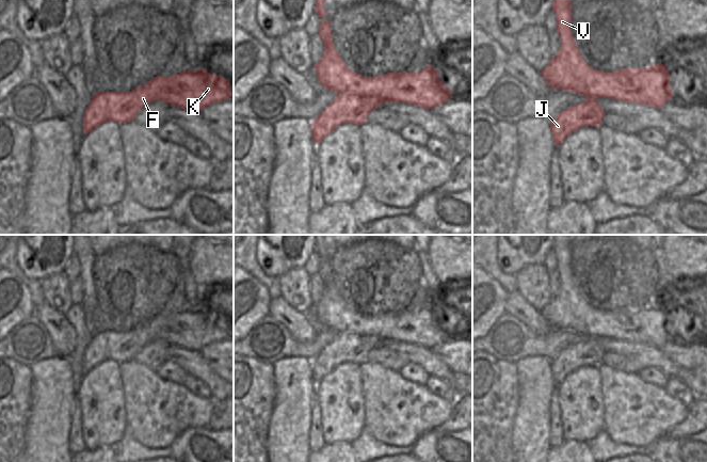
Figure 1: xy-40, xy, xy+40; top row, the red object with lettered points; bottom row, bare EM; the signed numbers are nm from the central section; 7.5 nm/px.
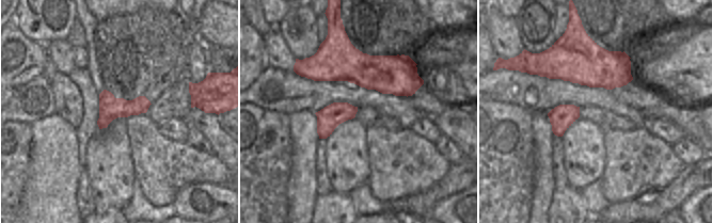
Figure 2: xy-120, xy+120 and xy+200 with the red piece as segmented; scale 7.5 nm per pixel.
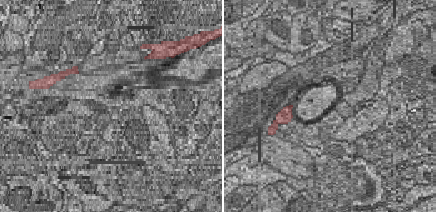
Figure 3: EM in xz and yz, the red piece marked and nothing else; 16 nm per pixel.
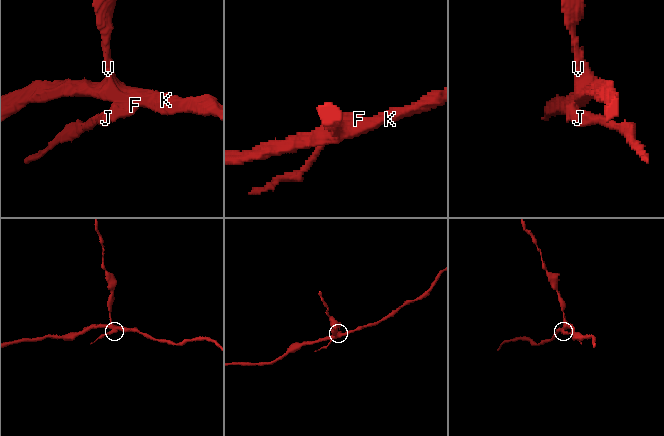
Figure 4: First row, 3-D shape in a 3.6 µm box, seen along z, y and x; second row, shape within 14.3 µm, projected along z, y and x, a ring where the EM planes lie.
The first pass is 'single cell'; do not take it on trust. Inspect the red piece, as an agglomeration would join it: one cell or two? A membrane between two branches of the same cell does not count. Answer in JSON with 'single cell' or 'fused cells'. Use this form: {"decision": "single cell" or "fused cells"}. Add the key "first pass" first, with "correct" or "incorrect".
{"first pass": "incorrect", "decision": "fused cells"}

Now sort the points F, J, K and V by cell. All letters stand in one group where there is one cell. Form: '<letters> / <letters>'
F J / K V

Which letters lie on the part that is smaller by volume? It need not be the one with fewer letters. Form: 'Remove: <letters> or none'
Remove: F, J

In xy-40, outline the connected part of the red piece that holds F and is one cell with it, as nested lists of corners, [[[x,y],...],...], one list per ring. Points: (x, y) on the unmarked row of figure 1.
[[[157,315],[151,323],[140,324],[131,331],[97,331],[83,355],[83,372],[86,373],[106,361],[127,363],[152,339],[166,323],[167,316]]]

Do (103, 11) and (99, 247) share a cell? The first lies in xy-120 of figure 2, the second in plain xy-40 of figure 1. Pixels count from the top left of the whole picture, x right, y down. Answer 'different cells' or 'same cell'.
same cell

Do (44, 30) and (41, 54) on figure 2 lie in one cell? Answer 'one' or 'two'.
two

